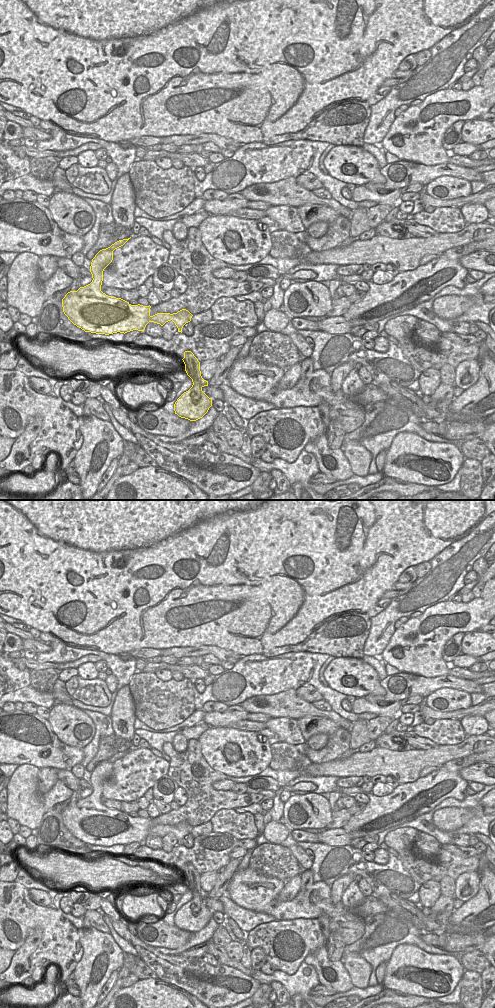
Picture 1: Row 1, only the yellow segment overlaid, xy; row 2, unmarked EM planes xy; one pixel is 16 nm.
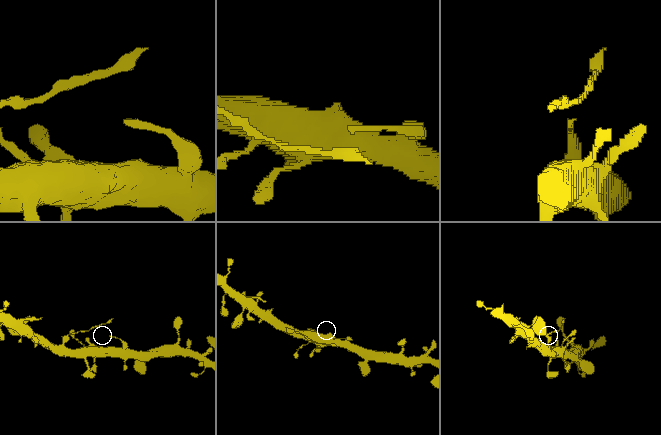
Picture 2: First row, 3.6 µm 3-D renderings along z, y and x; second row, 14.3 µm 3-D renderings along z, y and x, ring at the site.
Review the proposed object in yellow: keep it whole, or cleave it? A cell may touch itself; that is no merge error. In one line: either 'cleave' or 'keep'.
cleave

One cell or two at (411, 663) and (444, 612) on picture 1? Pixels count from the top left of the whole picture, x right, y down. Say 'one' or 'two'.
one

